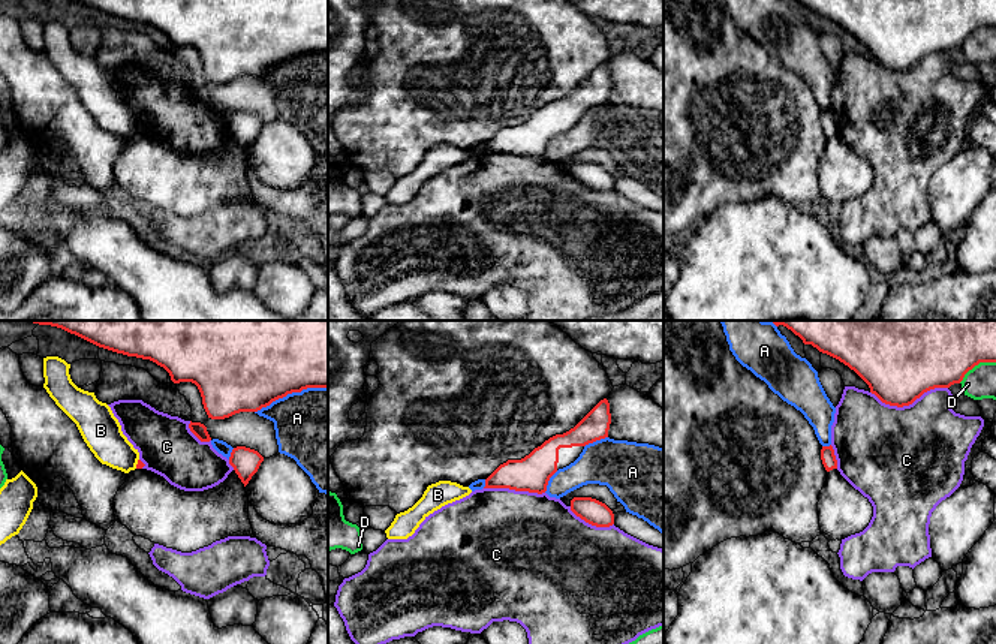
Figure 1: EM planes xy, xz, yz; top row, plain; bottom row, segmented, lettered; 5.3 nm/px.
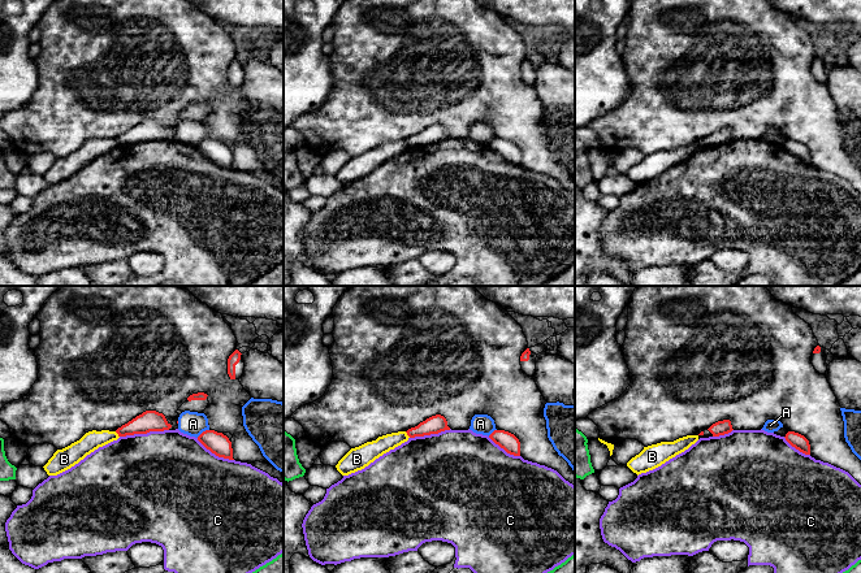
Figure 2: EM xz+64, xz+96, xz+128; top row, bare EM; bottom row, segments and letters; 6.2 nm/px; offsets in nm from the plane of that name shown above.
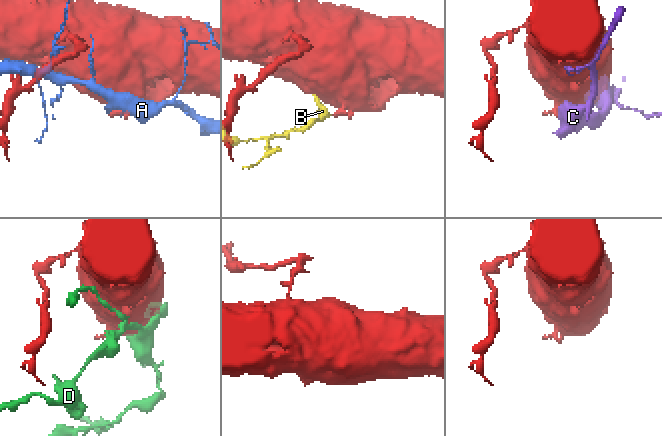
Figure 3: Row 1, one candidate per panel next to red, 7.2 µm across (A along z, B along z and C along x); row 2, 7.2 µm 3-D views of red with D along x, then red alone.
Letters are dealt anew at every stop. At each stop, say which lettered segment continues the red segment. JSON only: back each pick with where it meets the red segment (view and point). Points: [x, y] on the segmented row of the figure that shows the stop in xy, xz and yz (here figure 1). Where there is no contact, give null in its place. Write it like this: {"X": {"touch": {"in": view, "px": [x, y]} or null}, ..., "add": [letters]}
{"add": []}

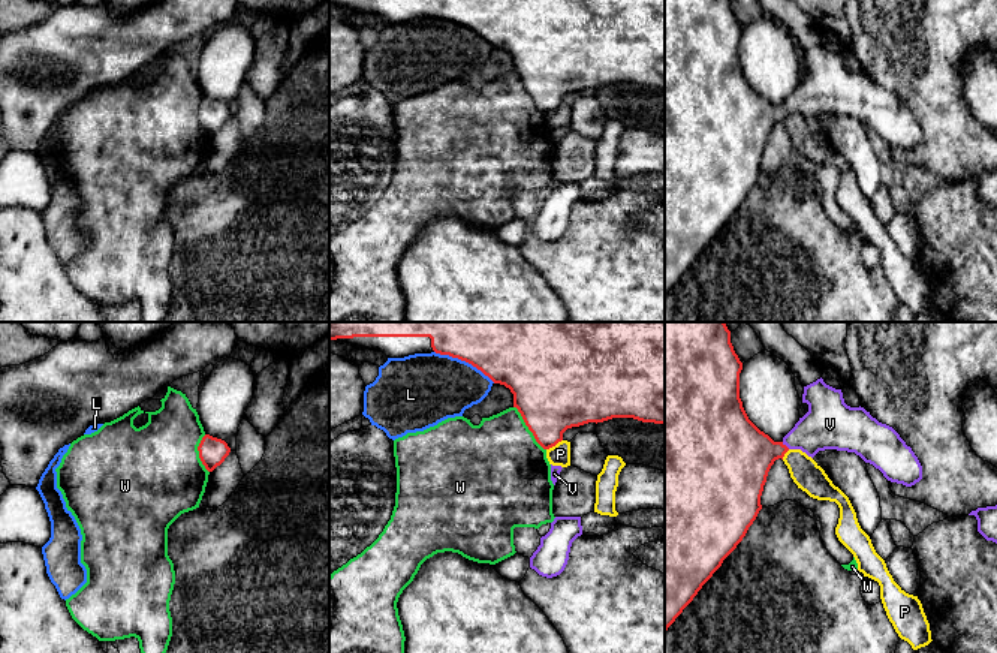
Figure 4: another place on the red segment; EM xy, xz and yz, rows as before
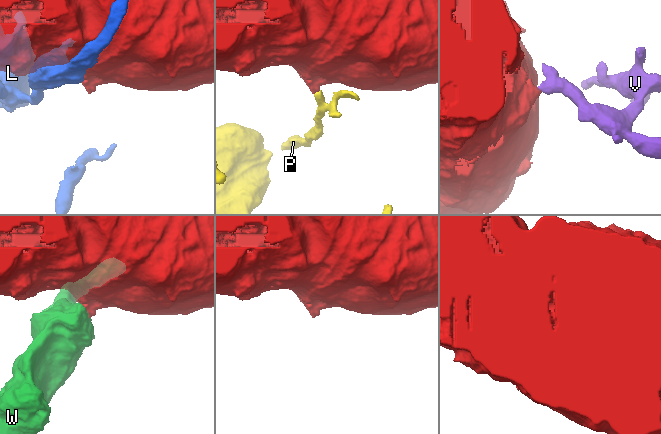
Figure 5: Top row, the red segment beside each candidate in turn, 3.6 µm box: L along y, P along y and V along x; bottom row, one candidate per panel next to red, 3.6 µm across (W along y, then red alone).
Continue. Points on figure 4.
{"V": {"touch": {"in": "yz", "px": [785, 445]}}, "add": ["V"]}

